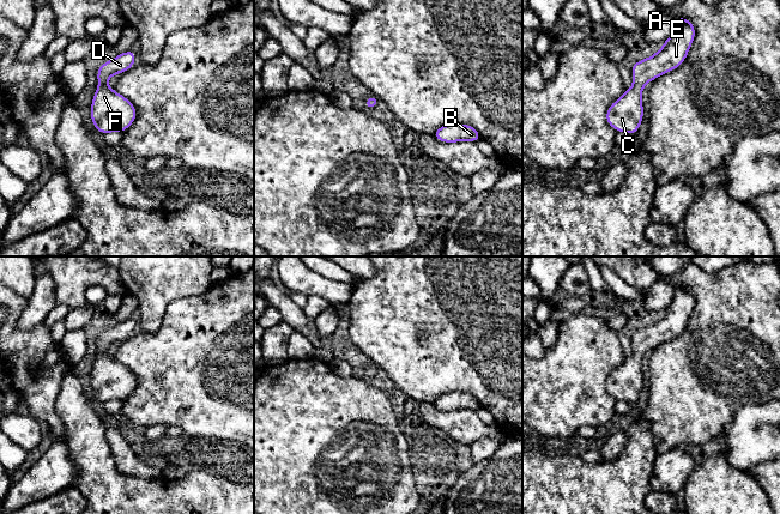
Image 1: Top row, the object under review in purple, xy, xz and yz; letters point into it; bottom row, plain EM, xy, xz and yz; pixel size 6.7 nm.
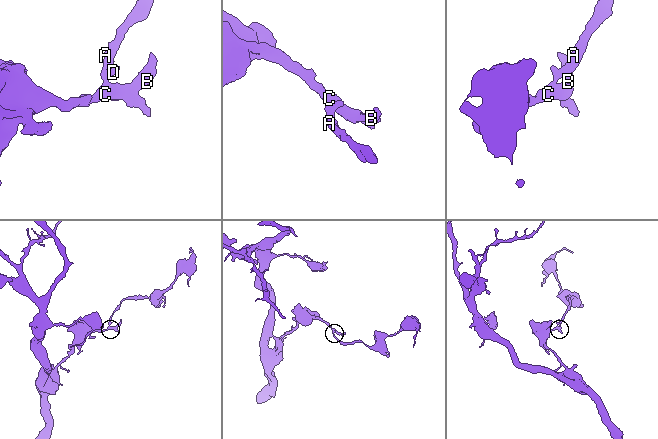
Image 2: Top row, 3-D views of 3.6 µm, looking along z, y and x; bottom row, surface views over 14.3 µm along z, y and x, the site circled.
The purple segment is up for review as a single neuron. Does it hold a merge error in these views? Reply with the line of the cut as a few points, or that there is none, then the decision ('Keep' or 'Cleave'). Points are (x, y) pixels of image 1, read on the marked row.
No split. Keep

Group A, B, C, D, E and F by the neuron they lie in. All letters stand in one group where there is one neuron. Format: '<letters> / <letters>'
A B C D E F

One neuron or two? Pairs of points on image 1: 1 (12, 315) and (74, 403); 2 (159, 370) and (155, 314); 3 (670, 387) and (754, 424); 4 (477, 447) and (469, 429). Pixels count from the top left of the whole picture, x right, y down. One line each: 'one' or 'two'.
1: two
2: two
3: two
4: two

